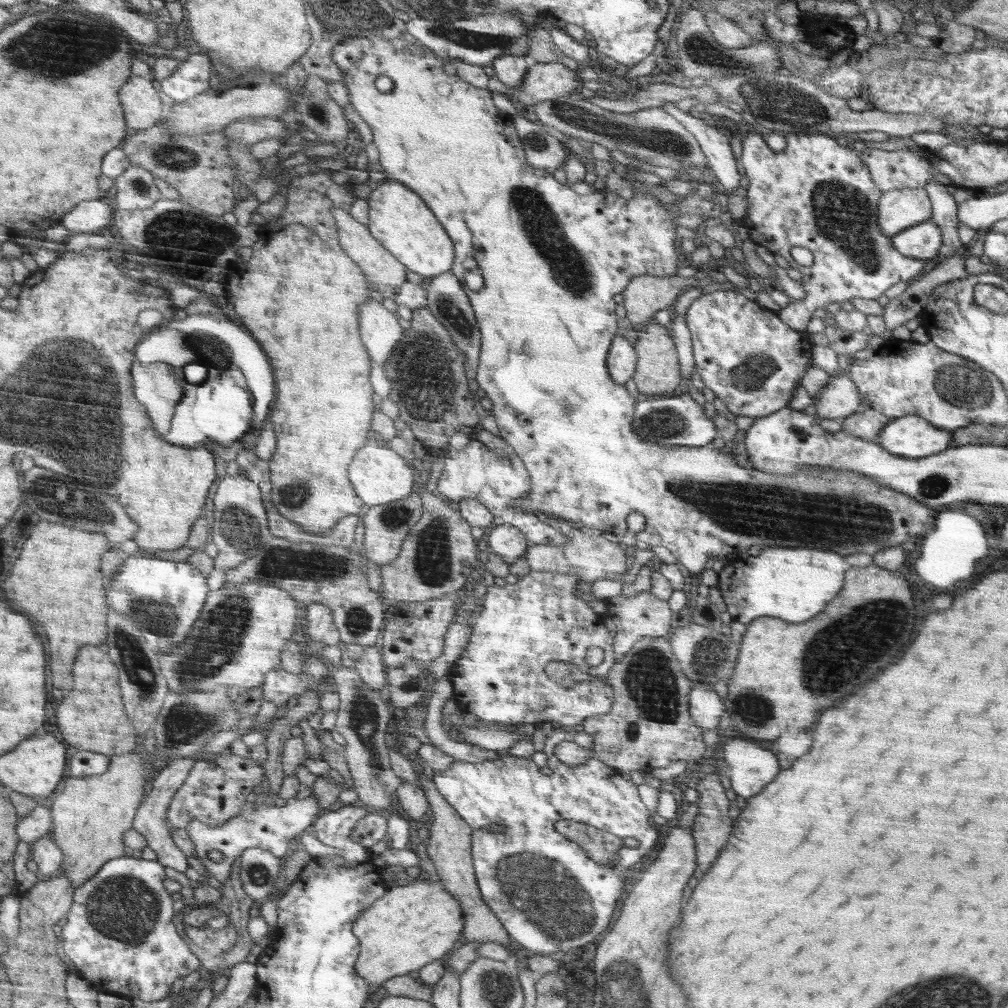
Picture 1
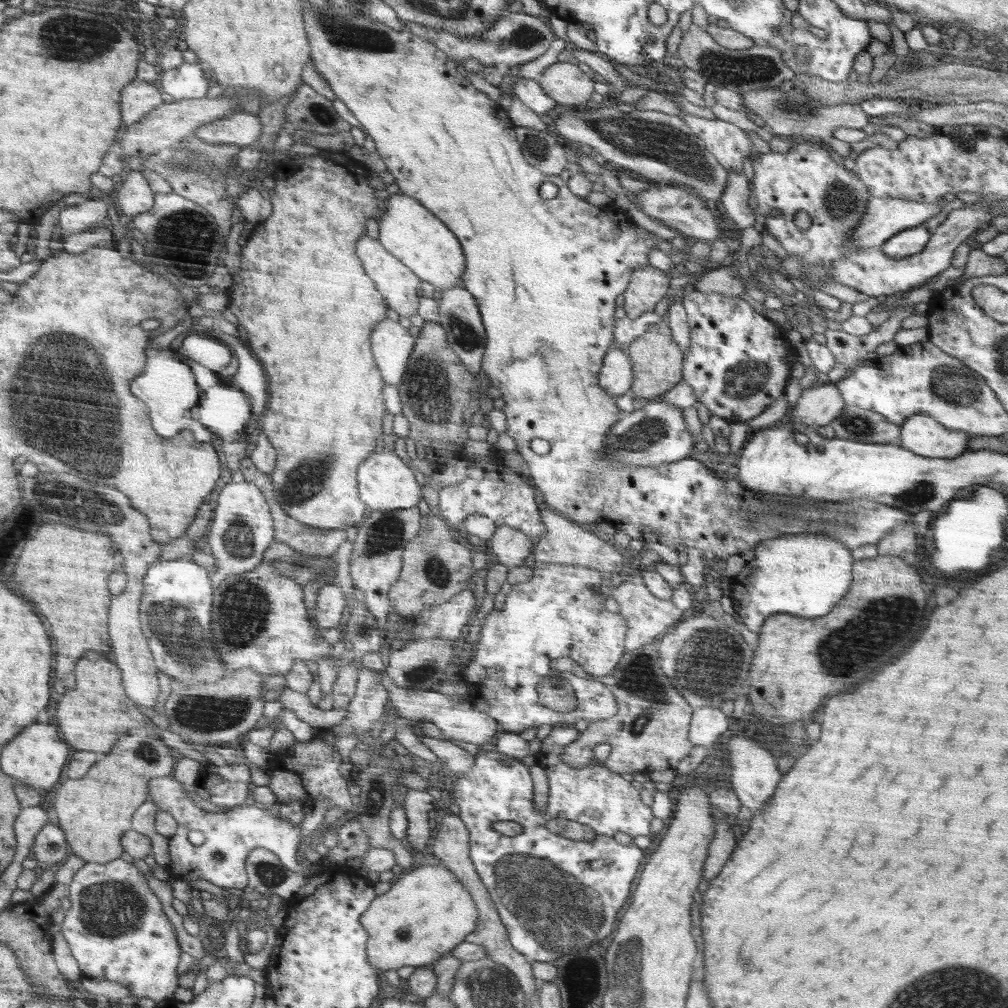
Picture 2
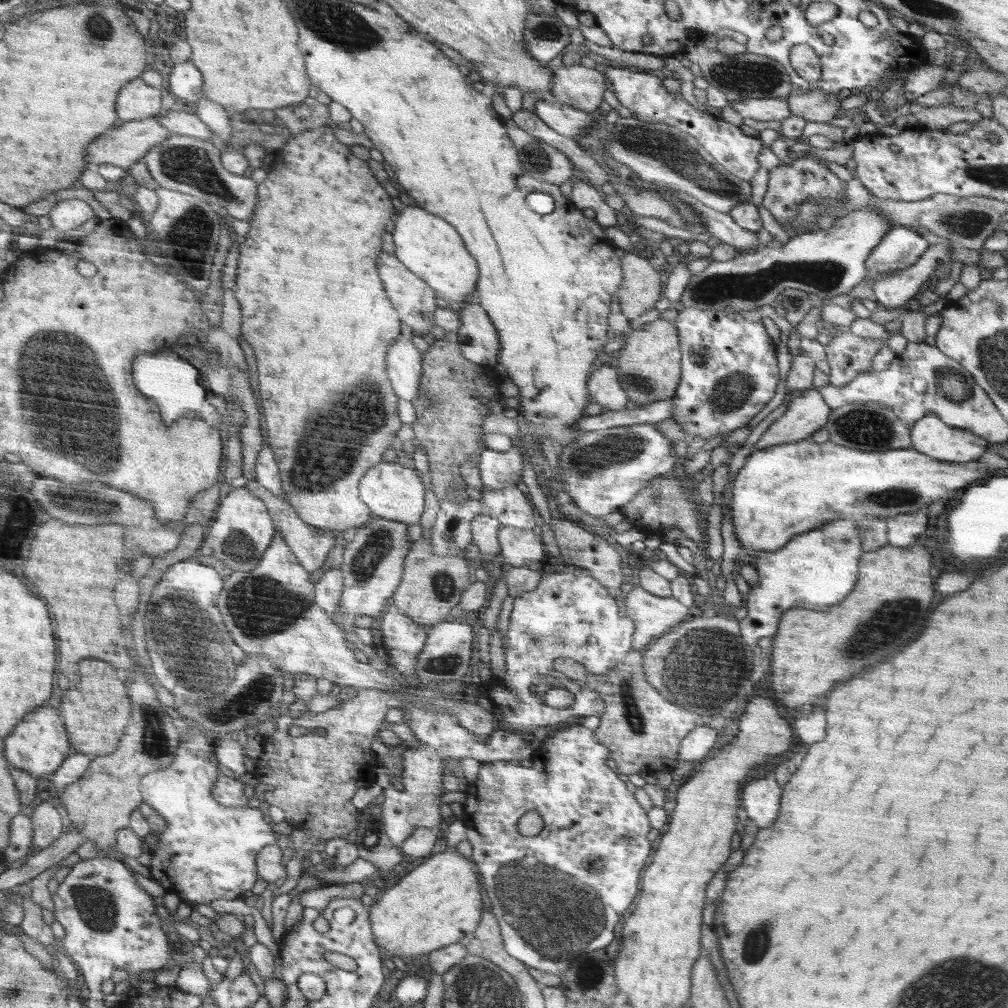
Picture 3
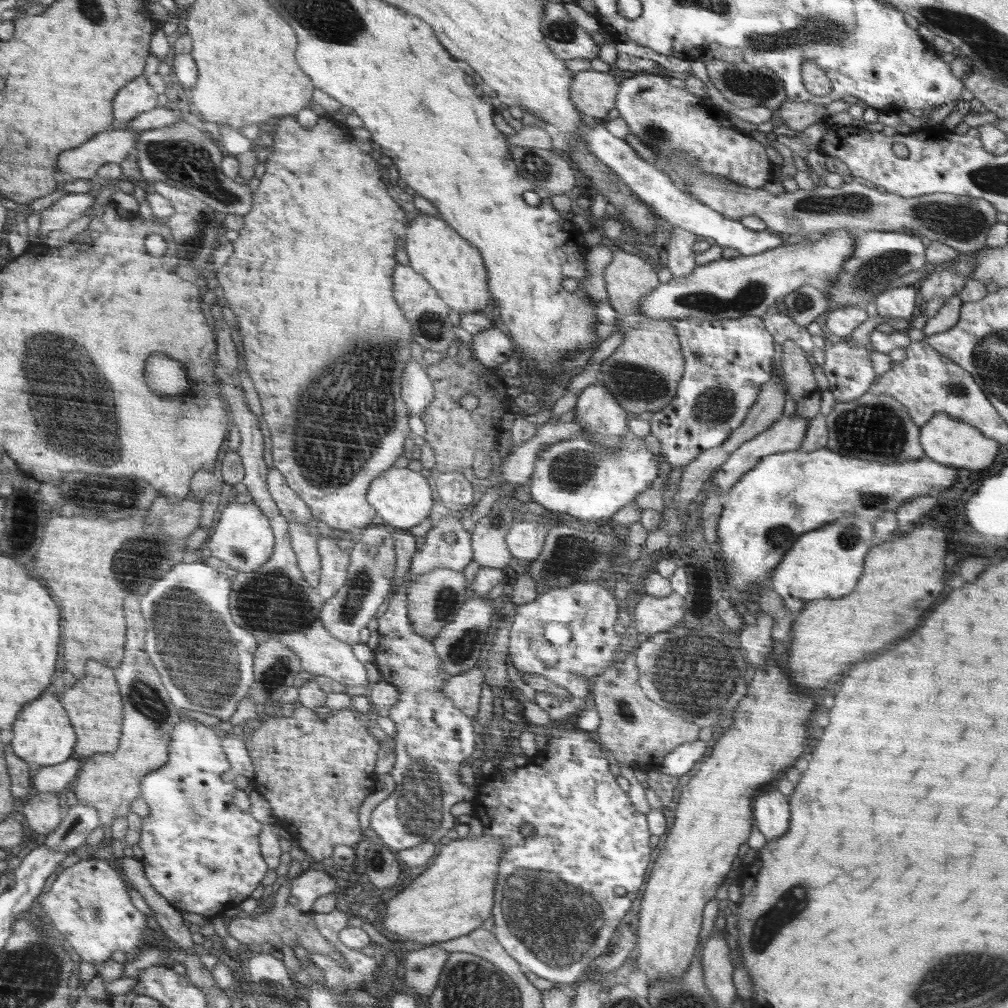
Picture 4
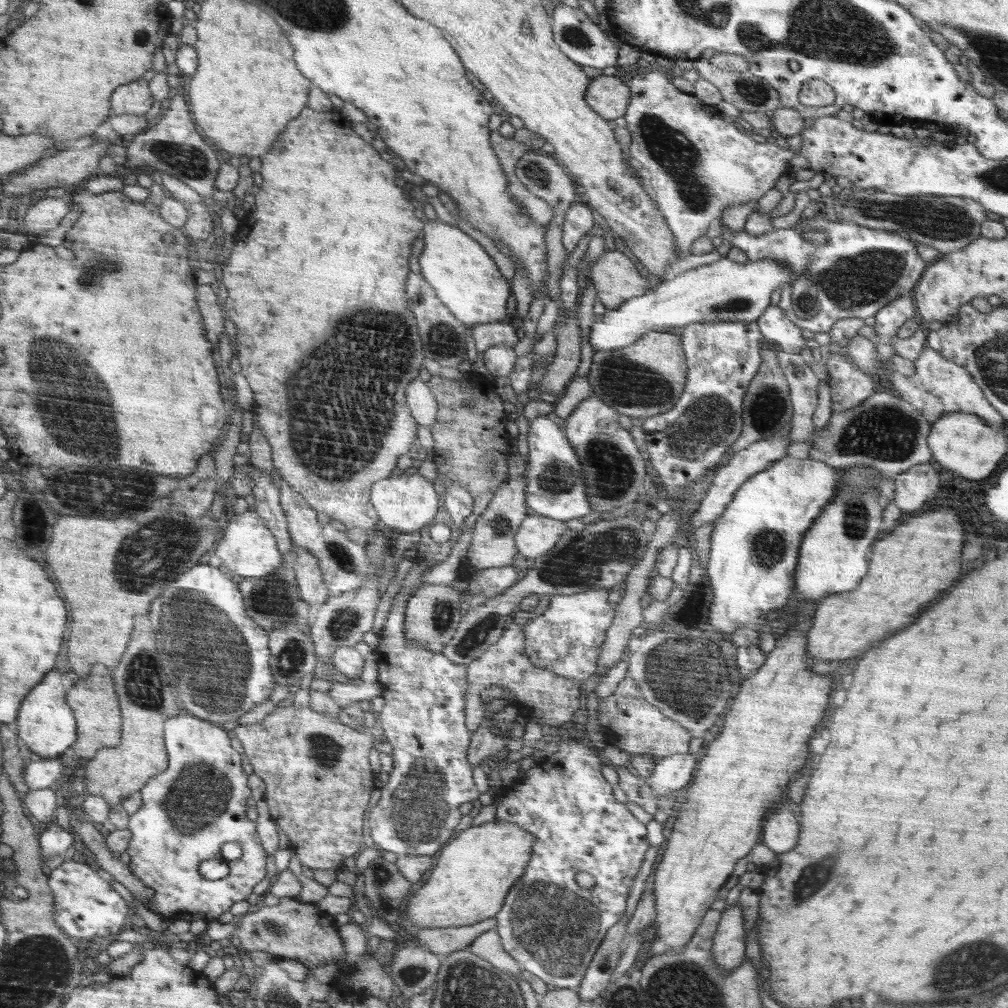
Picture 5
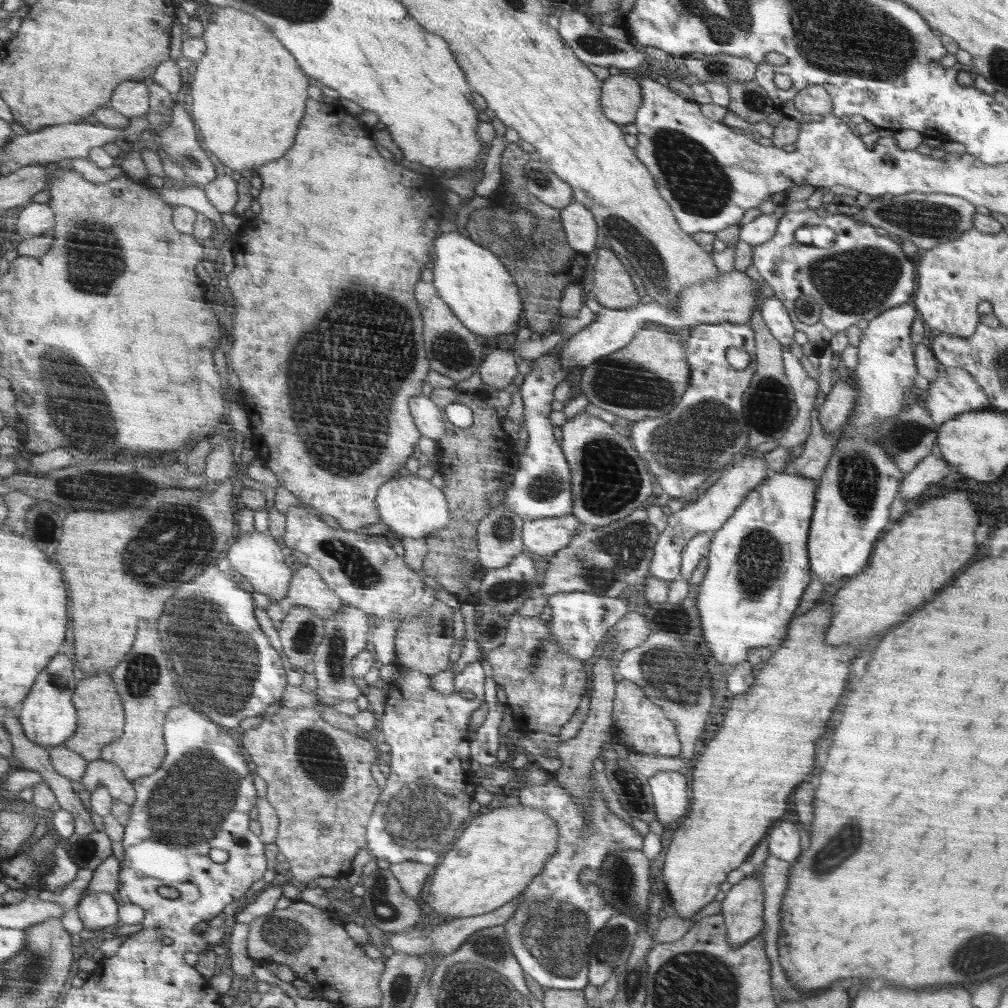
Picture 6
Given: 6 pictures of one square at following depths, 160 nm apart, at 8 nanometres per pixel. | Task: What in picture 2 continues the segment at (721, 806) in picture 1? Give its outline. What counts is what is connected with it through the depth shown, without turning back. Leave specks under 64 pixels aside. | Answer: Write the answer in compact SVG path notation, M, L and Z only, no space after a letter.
M716 819L715 839L711 843L710 852L704 865L704 880L706 882L714 880L720 874L724 862L728 860L728 856L734 850L737 841L731 827L733 824L733 819L727 819L727 821Z

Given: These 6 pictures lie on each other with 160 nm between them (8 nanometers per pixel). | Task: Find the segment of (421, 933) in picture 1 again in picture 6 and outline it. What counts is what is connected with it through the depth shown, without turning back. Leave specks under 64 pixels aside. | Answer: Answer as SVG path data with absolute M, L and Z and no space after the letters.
M522 804L511 807L495 805L486 814L476 814L460 835L460 840L435 866L428 892L428 906L438 912L443 921L491 913L518 897L543 872L548 859L559 847L558 841L559 826L555 824L555 819L532 807Z

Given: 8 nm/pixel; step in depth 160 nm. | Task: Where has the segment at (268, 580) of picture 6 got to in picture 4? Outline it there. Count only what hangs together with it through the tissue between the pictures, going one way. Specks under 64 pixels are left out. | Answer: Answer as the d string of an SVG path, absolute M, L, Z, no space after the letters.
M254 502L229 503L218 513L208 538L208 550L212 552L212 557L220 559L238 573L255 573L270 561L274 548L274 530L270 519Z

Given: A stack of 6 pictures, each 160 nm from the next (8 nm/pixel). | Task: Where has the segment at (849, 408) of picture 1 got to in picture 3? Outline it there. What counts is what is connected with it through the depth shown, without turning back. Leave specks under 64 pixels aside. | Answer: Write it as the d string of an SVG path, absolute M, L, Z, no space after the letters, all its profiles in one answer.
M812 388L790 396L787 410L760 436L752 453L810 437L824 428L830 413L831 407L819 389Z

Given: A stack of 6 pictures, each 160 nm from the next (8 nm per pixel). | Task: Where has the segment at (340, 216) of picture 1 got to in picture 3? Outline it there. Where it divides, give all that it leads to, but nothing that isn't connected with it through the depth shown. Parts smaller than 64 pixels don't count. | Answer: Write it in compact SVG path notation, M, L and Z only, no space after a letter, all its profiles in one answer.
M380 254L378 262L380 262L380 278L384 280L383 285L388 288L387 294L390 296L392 306L398 311L399 318L411 326L418 336L422 336L424 332L430 332L437 325L435 310L438 306L435 290L419 275L408 270L408 267L404 266L395 254Z

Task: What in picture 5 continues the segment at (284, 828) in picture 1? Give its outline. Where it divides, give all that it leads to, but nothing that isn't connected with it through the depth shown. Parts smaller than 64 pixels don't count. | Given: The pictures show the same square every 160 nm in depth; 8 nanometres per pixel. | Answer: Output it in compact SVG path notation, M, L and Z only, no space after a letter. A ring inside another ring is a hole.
M180 714L180 716L168 718L168 724L166 724L166 728L164 728L164 735L170 762L163 773L152 777L138 792L141 795L143 803L135 813L129 815L127 829L132 833L132 838L130 838L130 844L128 844L126 852L130 855L129 869L132 871L132 874L144 882L148 888L154 889L155 895L152 896L147 904L149 910L164 919L170 921L173 919L182 920L186 926L192 926L204 920L218 919L220 914L224 914L224 912L230 910L230 906L232 906L234 902L246 900L246 896L252 894L252 888L254 888L260 880L264 880L264 876L266 876L266 852L264 852L265 848L262 848L263 844L260 842L259 836L256 836L256 823L246 818L246 800L250 798L250 787L247 783L249 776L246 775L246 772L242 769L240 754L238 754L231 745L232 735L223 728L220 728L220 725L217 723L202 720L197 716L192 716L192 714ZM228 842L234 842L240 845L242 849L241 858L226 861L229 871L225 878L220 878L220 880L208 880L204 878L199 873L199 864L209 858L222 859L220 849Z

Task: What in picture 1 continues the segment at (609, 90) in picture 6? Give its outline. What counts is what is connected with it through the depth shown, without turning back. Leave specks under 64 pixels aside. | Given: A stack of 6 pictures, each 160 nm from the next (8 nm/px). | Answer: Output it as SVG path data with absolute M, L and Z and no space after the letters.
M557 62L529 66L518 89L507 87L507 96L523 109L554 98L574 96L574 91L582 91L575 72Z

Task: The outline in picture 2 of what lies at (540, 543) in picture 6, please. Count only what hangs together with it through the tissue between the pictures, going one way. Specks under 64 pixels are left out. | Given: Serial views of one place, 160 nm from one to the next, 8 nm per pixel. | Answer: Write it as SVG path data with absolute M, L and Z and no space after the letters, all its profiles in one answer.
M508 525L497 527L491 537L491 553L509 570L523 566L533 552L535 539Z

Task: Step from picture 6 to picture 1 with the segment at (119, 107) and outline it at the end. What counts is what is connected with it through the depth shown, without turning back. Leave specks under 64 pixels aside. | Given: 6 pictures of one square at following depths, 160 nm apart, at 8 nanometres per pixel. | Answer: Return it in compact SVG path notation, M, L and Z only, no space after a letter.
M133 75L132 79L120 90L120 102L124 102L124 115L127 116L127 124L133 128L133 132L144 130L154 126L160 119L160 98L156 88L148 77Z

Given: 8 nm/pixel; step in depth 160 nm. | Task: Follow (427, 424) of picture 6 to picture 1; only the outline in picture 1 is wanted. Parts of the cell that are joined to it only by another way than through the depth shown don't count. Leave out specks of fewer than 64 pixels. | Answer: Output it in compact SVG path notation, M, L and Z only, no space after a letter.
M368 300L360 308L360 330L362 341L374 362L380 366L391 358L396 345L403 340L405 329L398 323L398 316L378 301Z

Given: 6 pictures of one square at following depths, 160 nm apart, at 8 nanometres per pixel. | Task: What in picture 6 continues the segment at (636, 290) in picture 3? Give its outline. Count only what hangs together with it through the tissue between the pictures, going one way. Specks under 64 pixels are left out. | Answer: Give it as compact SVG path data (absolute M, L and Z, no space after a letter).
M596 247L592 256L593 284L590 295L605 309L630 308L642 301L632 278L608 248Z

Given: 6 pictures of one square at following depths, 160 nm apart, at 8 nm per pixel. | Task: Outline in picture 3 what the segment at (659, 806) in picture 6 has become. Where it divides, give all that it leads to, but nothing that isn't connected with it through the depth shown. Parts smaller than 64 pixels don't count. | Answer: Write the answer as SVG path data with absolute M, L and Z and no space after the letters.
M700 726L692 730L690 734L683 738L676 766L678 766L678 762L683 764L684 762L693 762L710 756L713 753L712 746L716 742L716 736L718 736L718 732L708 730L708 726Z

